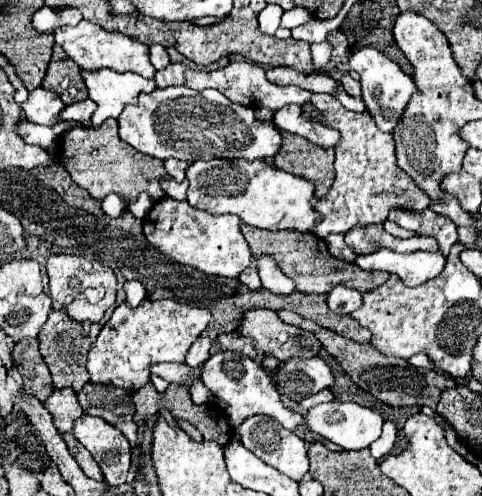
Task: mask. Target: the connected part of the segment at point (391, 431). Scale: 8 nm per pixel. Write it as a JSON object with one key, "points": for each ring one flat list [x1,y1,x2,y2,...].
{"points":[[384,422,384,428,382,428,382,436,370,444,370,452,376,460,382,460,384,456,388,456,396,444,396,434,398,434,398,428,394,422]]}

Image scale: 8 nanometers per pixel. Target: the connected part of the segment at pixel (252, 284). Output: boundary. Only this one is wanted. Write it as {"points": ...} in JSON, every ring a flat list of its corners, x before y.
{"points":[[252,262,242,274,240,274,240,282,246,284,250,290,260,290,262,288,262,282,260,282,260,276,258,276,258,264]]}

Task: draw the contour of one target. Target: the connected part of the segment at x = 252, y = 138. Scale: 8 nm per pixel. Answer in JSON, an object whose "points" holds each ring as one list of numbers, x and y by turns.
{"points":[[172,86,140,94,138,106,126,106,118,118,120,138,142,154,168,160,212,160,212,158,272,158,278,154,282,138,272,122,260,122,254,110,234,104,218,90,196,92]]}

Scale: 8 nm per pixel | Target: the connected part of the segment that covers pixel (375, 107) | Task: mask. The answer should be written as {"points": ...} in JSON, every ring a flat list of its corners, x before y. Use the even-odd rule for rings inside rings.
{"points":[[364,46,358,52,350,54,350,60,346,64,338,64,338,70,356,70,360,74,360,84,362,84,362,98,364,104,378,124,382,132,392,132,394,126,398,124,400,116,404,114,406,102,412,98,416,92,414,80,400,70,398,64,394,64,390,58,386,58,382,52,378,52,372,46]]}

